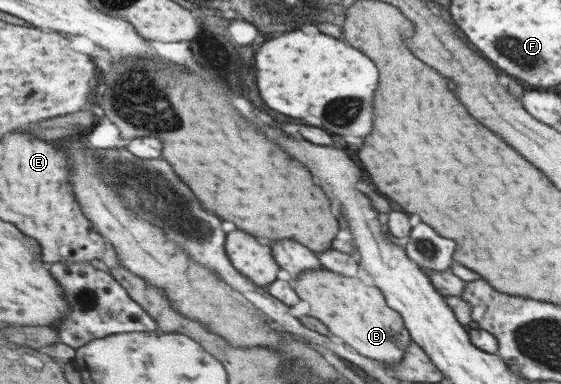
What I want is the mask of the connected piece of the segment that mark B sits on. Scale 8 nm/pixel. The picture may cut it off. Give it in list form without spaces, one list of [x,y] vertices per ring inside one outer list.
[[[323,267],[307,269],[291,280],[296,295],[308,304],[306,314],[325,324],[335,336],[349,344],[357,354],[377,360],[389,366],[402,360],[410,333],[406,330],[402,315],[386,302],[384,294],[361,275],[341,276]]]

